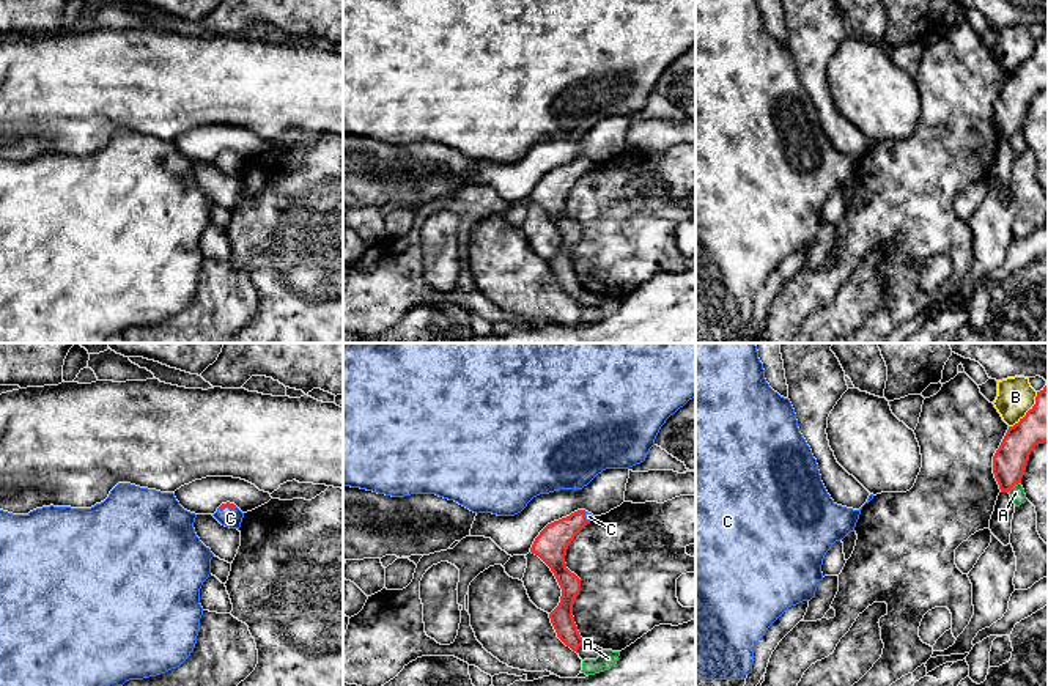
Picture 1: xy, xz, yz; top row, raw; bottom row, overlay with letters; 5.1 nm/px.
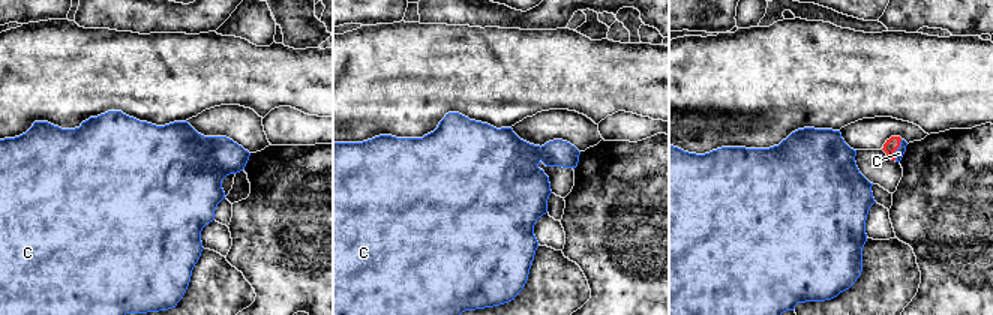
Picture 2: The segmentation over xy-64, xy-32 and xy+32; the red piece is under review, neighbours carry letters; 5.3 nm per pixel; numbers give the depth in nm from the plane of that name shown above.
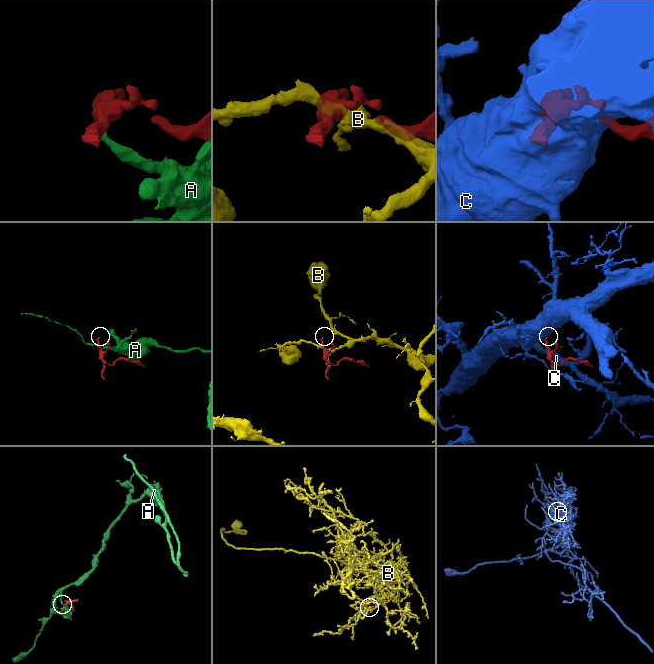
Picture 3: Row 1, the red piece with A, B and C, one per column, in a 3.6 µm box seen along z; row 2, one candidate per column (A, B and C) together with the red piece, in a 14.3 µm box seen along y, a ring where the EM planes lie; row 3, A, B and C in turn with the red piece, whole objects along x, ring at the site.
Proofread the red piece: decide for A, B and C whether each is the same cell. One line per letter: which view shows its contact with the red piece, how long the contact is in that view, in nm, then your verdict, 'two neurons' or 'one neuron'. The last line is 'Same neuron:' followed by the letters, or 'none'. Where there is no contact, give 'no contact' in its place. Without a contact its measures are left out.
A: yz | 90 nm | two neurons
B: yz | 240 nm | two neurons
C: xy | 100 nm | one neuron
Same neuron: C

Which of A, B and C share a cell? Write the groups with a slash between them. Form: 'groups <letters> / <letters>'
groups A / B / C

